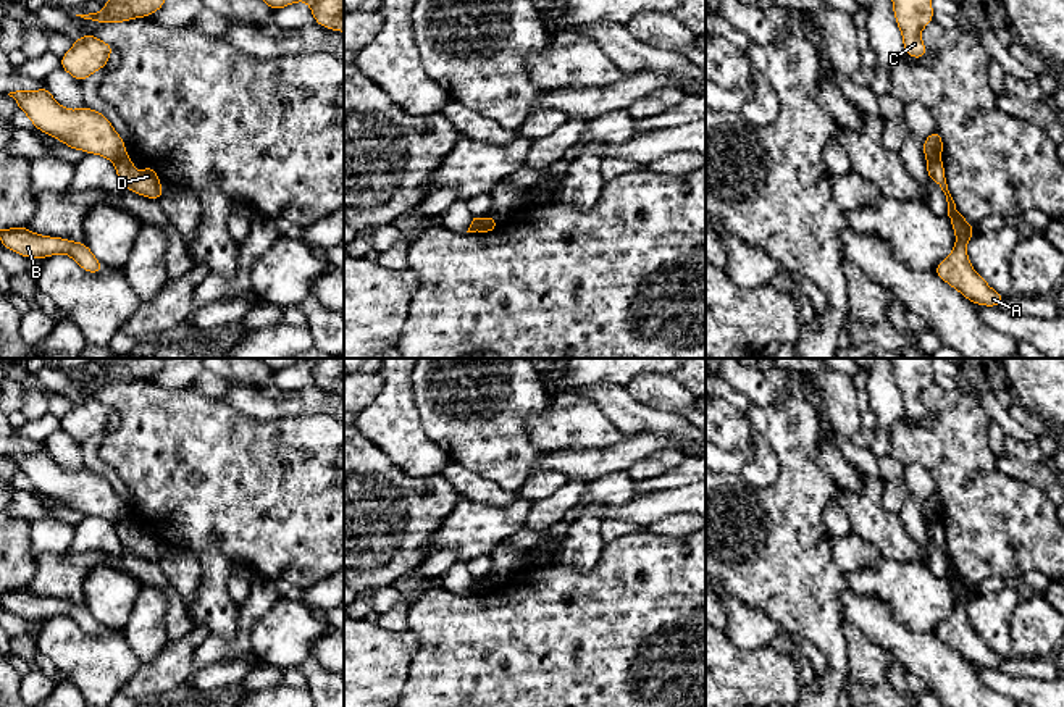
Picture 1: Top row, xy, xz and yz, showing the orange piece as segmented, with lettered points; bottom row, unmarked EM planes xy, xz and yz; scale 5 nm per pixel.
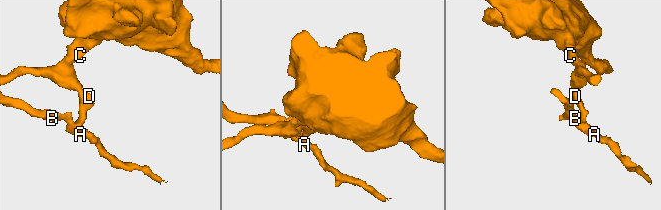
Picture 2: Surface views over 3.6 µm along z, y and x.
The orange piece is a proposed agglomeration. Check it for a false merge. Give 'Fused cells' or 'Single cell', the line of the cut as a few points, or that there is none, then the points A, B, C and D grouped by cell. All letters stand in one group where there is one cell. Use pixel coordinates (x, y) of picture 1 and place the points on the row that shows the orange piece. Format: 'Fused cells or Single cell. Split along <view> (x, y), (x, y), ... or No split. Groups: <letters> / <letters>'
Fused cells. Split along yz (938, 157), (927, 160). Groups: A B D / C

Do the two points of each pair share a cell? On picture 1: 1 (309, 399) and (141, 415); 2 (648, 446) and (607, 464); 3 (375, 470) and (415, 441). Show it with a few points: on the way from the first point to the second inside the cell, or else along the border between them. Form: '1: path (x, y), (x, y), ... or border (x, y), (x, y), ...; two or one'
1: border (222, 399), (252, 418), (268, 420); two
2: path (638, 447), (617, 459); one
3: border (360, 435), (406, 473), (422, 480); two

